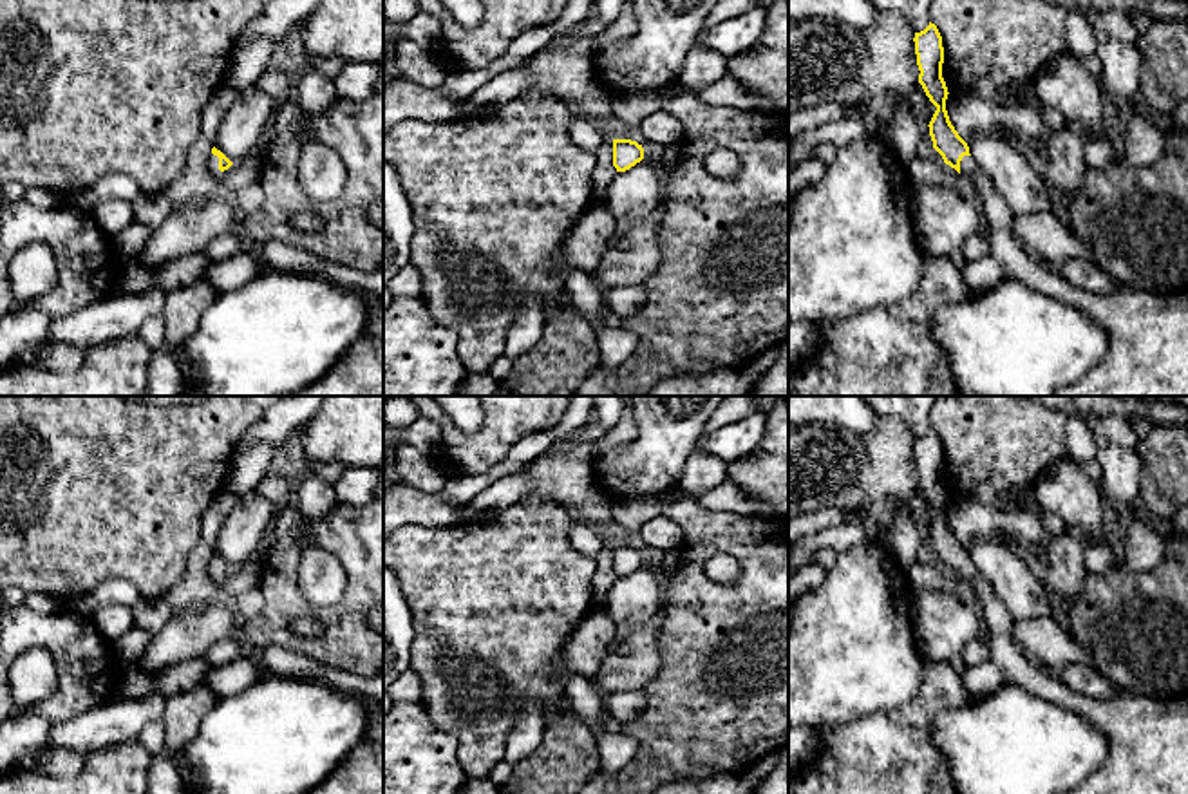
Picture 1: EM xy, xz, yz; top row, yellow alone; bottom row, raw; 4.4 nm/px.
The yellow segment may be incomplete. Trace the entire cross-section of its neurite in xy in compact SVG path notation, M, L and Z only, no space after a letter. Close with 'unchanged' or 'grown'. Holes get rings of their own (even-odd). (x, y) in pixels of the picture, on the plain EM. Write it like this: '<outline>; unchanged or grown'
M213 552L208 564L208 575L217 586L217 591L226 591L231 597L240 597L260 586L262 562L260 559L253 559L237 568L231 568L221 555Z; grown

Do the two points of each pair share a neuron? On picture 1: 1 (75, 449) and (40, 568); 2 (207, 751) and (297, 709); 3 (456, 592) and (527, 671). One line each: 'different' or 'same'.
1: same
2: same
3: same

